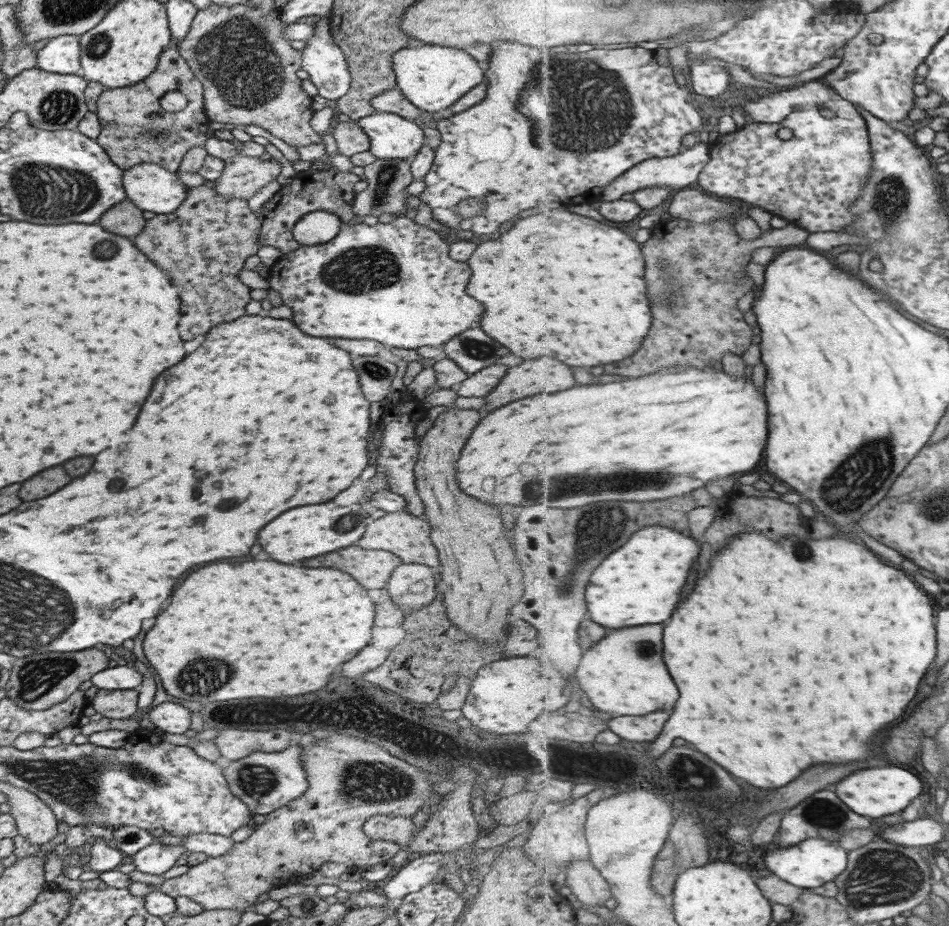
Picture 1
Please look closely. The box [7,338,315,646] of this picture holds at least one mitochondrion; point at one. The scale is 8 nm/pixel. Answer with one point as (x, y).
(208, 513)

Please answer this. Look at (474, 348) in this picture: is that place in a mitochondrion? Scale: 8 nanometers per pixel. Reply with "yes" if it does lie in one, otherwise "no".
yes

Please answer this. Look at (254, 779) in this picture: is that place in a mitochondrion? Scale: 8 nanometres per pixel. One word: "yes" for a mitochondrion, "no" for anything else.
yes

